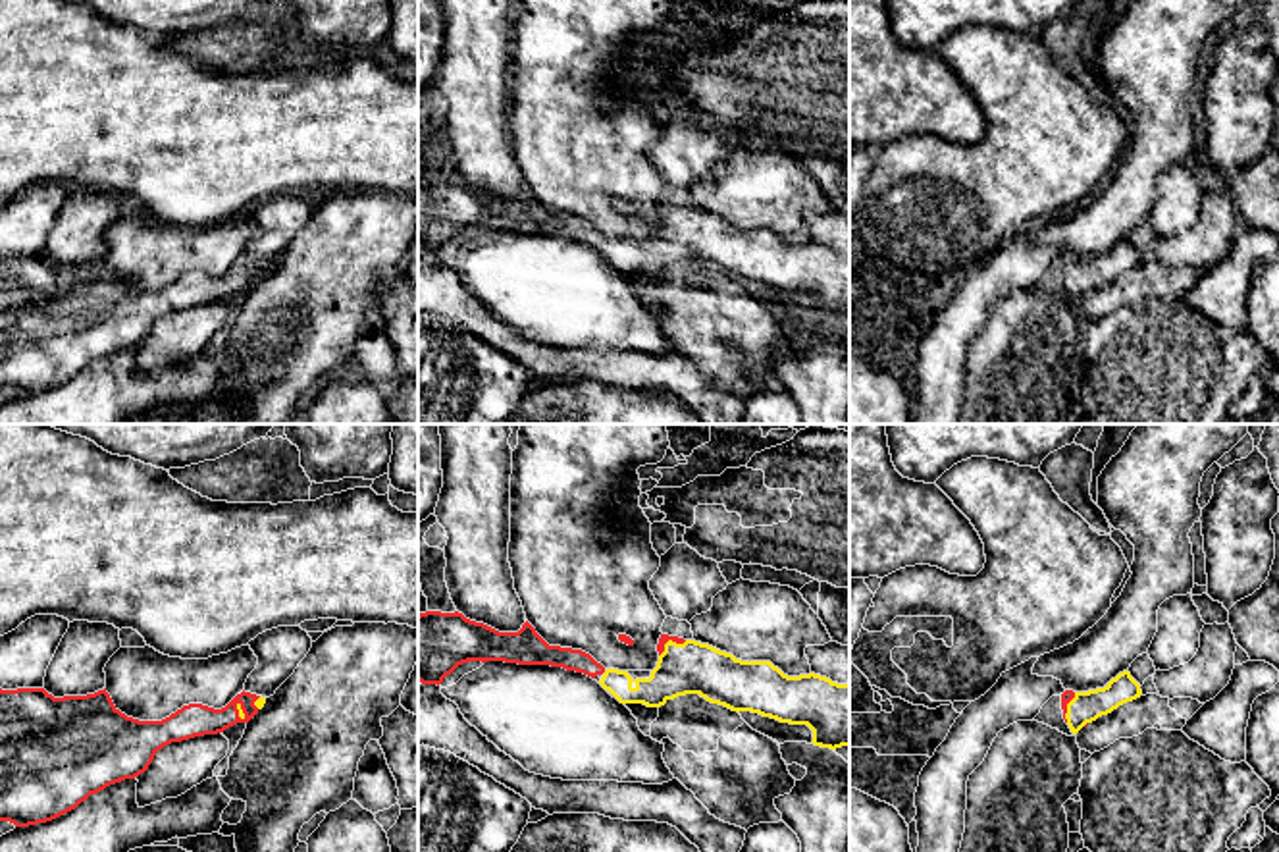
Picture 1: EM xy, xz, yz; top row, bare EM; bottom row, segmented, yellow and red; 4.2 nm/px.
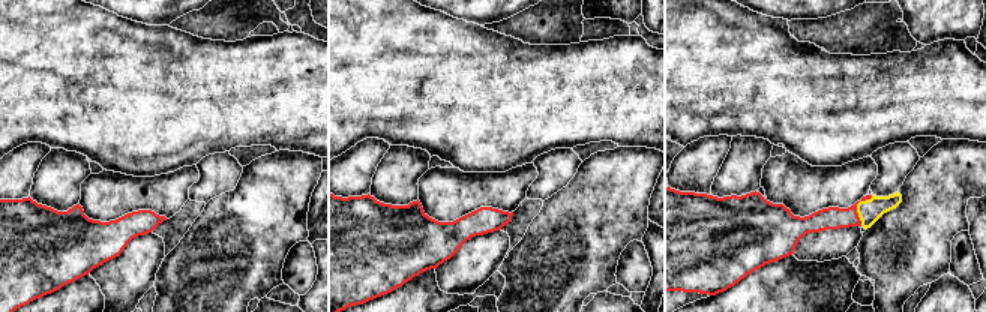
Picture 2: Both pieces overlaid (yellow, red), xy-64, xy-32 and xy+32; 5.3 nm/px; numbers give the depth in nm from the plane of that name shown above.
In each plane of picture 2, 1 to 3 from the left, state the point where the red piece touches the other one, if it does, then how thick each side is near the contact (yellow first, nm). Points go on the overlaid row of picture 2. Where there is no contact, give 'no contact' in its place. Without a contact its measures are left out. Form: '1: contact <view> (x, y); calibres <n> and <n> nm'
1: no contact
2: no contact
3: contact xy+32 (857, 207); calibres 120 and 130 nm

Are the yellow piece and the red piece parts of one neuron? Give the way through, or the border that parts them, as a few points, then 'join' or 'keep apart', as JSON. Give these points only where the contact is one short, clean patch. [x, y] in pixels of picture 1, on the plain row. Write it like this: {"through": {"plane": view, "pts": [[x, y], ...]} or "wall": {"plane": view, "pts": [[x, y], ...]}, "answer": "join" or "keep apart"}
{"through": {"plane": "xz", "pts": [[692, 236], [669, 209], [663, 207]]}, "answer": "join"}

